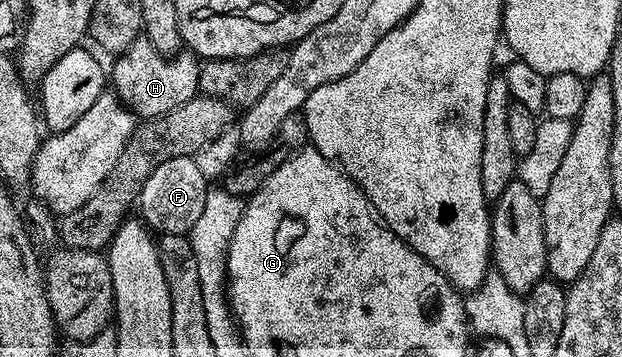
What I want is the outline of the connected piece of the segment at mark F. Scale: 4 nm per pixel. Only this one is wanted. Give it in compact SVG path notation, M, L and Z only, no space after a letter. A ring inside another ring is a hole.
M193 156L174 157L158 165L147 179L140 191L138 211L140 207L143 222L153 232L187 236L202 213L202 205L206 205L209 190L209 180L205 179L202 169L198 169Z

